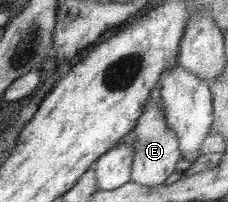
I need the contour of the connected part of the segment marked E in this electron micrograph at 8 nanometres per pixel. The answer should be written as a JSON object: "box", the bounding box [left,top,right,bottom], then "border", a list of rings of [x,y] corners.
{"box":[130,100,183,186],"border":[[[153,100],[147,101],[144,106],[145,110],[139,116],[139,122],[137,122],[137,126],[133,128],[130,135],[134,139],[131,181],[141,186],[163,185],[163,182],[175,171],[175,165],[183,158],[178,136],[167,124],[159,107]]]}

